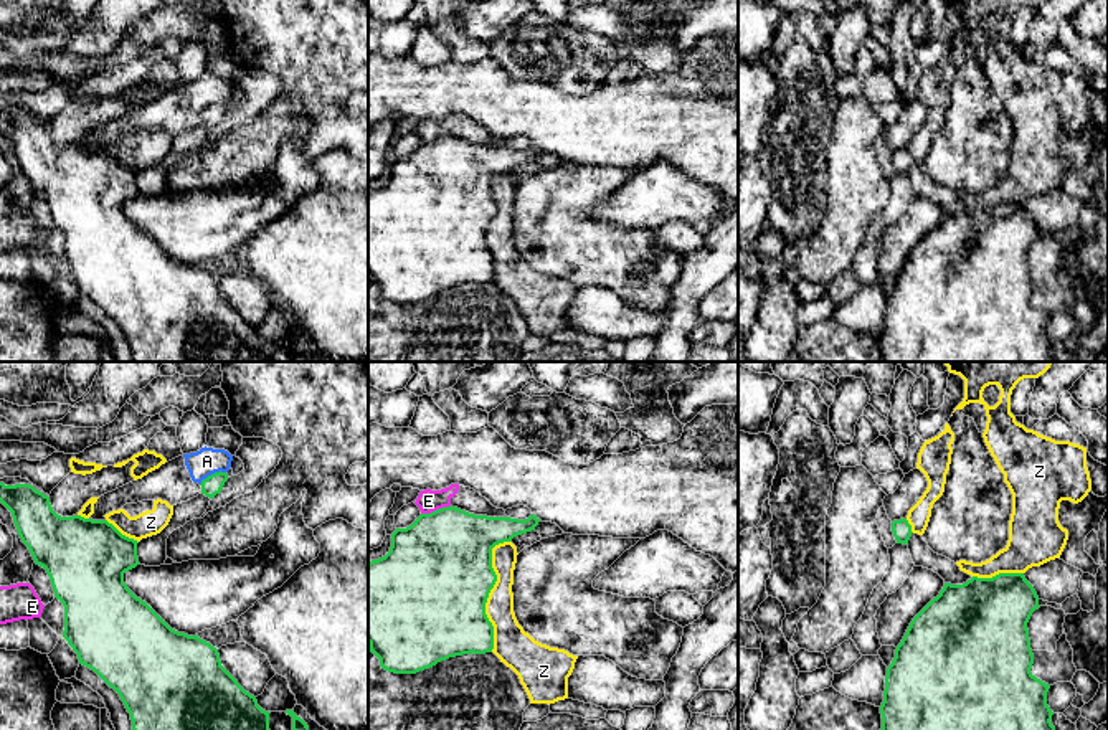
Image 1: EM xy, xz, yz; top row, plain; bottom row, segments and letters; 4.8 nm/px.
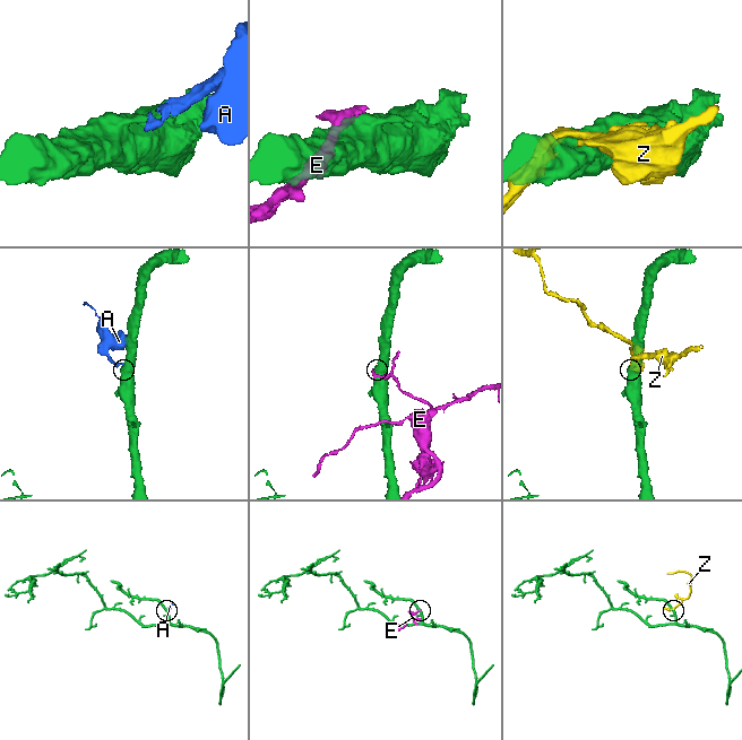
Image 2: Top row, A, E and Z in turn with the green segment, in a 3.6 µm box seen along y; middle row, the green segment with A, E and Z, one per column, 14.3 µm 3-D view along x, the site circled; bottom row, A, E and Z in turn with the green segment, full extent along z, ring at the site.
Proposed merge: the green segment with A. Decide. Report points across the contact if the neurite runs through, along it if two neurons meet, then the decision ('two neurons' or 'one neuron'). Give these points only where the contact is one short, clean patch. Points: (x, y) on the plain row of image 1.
border xy (225, 101), (208, 104), (200, 114); two neurons

